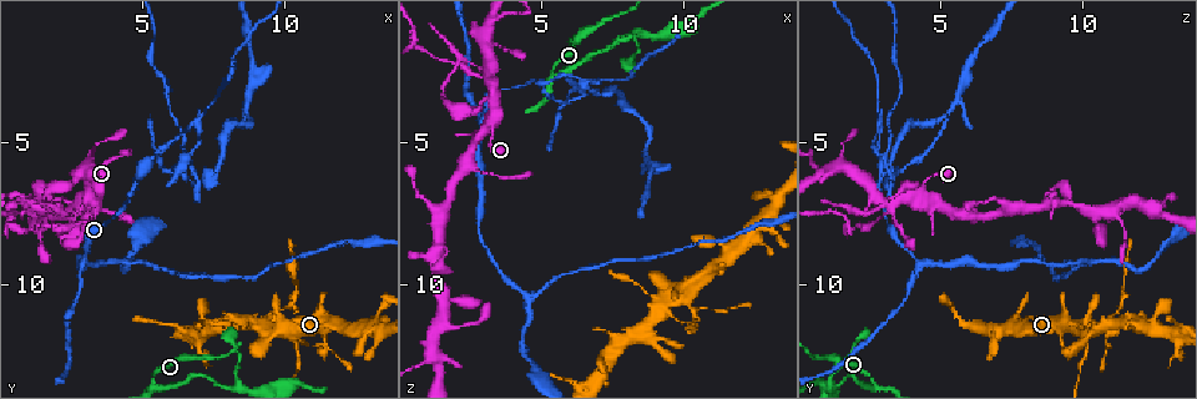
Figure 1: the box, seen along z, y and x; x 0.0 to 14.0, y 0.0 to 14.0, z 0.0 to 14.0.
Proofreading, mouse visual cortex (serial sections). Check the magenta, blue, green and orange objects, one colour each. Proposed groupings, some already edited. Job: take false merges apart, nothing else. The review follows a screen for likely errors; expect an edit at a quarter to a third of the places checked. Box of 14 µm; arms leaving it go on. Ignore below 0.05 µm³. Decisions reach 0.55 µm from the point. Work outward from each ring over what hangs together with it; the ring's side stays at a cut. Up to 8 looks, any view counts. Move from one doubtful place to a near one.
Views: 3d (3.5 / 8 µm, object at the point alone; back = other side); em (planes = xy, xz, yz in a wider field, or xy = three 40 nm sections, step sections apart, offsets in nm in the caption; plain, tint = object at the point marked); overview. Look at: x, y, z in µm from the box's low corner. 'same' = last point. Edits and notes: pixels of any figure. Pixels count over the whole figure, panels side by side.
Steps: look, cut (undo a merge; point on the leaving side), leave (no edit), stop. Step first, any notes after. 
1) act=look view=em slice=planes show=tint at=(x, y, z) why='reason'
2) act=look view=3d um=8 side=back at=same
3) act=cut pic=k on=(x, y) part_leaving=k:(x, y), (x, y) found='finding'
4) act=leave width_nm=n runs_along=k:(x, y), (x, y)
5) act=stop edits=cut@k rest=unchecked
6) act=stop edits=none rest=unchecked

act=look view=3d um=3.5 side=back at=(9.9, 10.8, 11.3) why='a narrow waist'

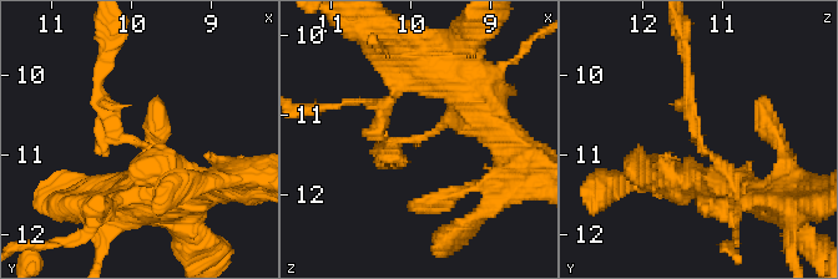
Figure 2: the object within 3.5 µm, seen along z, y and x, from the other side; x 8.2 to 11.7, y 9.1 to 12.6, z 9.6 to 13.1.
act=look view=em slice=xy step=1 show=tint at=(9.85, 10.85, 11.30) arm_widths_nm=150,300 why='now the EM'

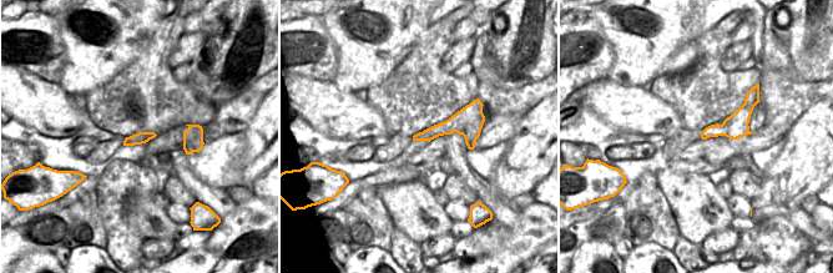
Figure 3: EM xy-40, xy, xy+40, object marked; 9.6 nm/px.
act=cut pic=2 on=(122, 138) part_leaving=2:(146, 145), (107, 126), (104, 65) found='two cells meet here'

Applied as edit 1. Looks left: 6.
act=look view=3d um=3.5 at=(2.9, 9.2, 4.1) why='three-way junction'

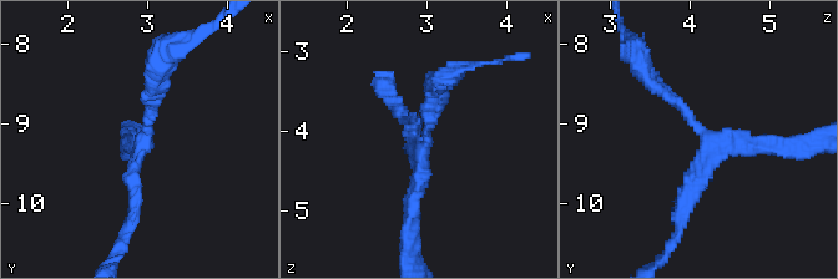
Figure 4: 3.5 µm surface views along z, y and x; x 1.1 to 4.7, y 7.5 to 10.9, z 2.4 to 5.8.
act=look view=em slice=planes show=tint at=(2.95, 9.20, 4.20) arms=3 arm_widths_nm=200,200,200

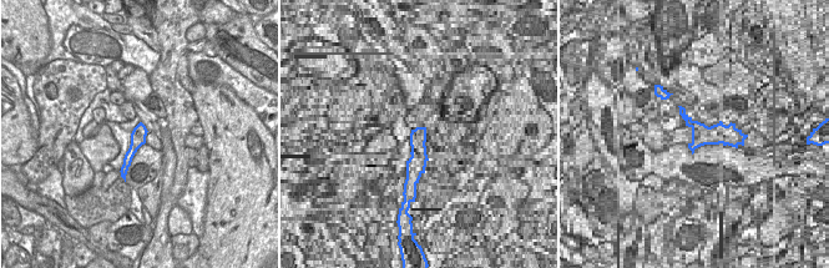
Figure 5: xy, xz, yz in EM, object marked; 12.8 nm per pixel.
act=leave found='continuous, no second cell'

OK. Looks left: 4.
act=look view=3d um=3.5 at=(2.2, 7.5, 2.2) why='sharp bend'

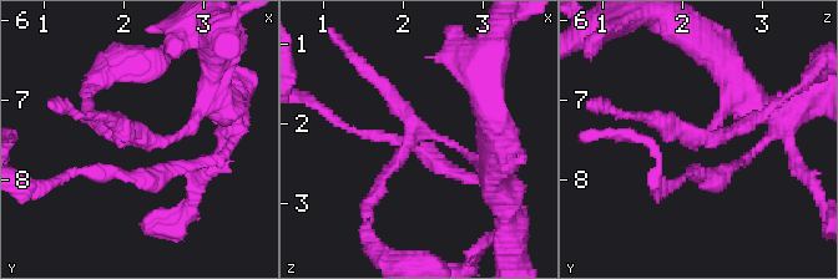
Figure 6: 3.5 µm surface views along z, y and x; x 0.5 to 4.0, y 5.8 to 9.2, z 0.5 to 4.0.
act=look view=em slice=xy step=5 show=tint at=(2.25, 7.50, 2.15) why='shape alone is not enough'

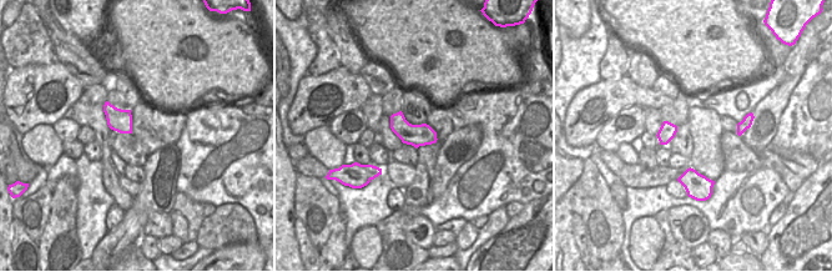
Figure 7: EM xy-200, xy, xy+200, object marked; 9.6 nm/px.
act=cut pic=6 on=(70, 173) found='two cells meet here'

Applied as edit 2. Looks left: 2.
act=stop edits=cut@2,cut@6 rest=unchecked

